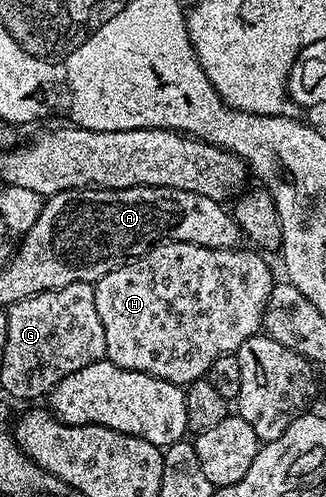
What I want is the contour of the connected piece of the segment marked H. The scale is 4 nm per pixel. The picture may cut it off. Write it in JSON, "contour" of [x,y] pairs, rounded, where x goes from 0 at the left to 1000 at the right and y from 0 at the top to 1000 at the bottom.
{"contour":[[[515,483],[463,499],[445,515],[337,543],[288,571],[288,616],[301,616],[301,640],[313,640],[313,664],[325,664],[328,724],[402,748],[460,753],[555,777],[629,763],[669,720],[715,714],[755,680],[801,666],[840,557],[831,535],[794,513],[807,515],[748,495],[635,499]]]}

